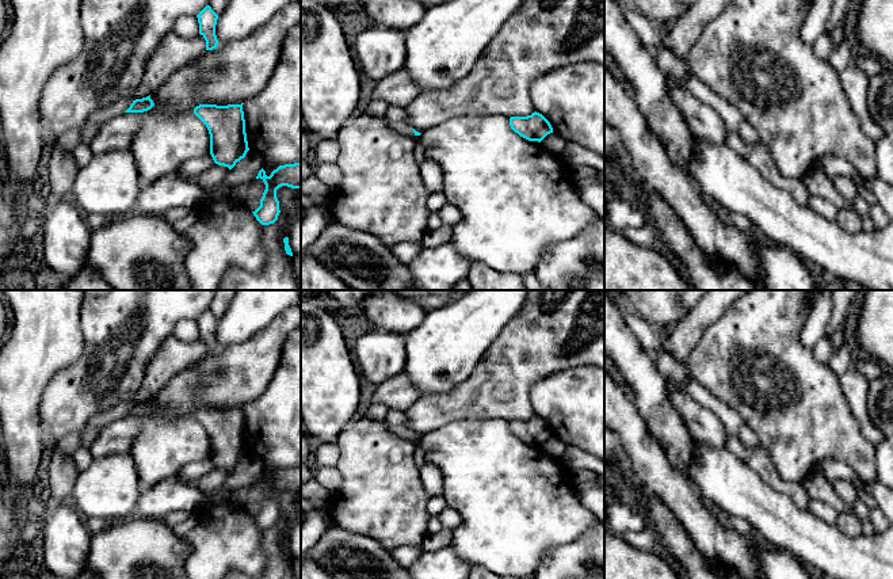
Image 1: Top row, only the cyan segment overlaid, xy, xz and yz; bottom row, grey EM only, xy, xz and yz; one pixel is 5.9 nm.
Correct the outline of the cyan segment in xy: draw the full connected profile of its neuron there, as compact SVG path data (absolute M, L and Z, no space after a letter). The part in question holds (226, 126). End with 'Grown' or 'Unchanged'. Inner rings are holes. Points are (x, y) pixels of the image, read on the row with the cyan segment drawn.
M199 104L194 108L194 114L209 130L214 163L229 169L249 151L243 104Z. Unchanged

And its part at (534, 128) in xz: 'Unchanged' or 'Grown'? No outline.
Unchanged

